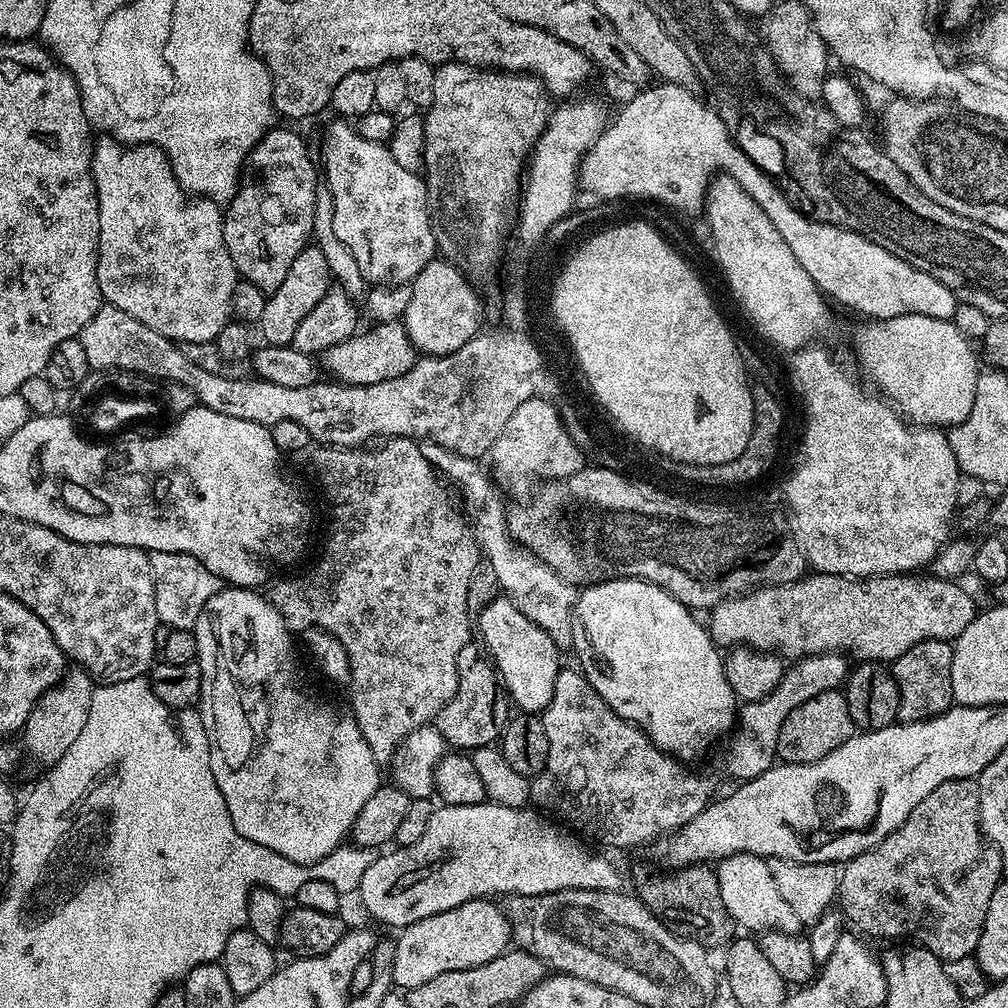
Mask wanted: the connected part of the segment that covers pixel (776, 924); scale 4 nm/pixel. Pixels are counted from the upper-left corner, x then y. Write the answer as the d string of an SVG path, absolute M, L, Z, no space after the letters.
M743 852L719 861L715 865L715 870L718 886L722 890L722 902L726 905L726 910L730 910L733 921L739 927L741 924L742 927L756 932L752 934L801 931L802 925L798 914L794 914L794 910L790 910L789 904L782 899L765 857Z

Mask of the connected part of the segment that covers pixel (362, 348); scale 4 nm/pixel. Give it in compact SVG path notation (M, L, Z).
M392 320L375 323L372 330L359 331L346 342L338 343L327 349L322 358L325 371L328 371L339 383L350 385L374 385L376 382L400 377L412 369L418 359L418 350L409 338L403 321Z

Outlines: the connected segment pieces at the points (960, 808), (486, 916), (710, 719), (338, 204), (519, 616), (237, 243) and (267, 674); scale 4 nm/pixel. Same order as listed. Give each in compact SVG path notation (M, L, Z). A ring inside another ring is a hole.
M975 779L951 780L930 790L910 810L898 830L843 865L838 904L853 929L869 932L864 933L869 937L913 936L917 945L929 948L938 959L947 962L975 953L978 938L982 938L982 922L986 922L990 897L1005 872L1000 851L980 830L979 783Z
M491 899L462 902L454 910L422 918L399 929L396 941L396 971L394 984L397 989L407 990L446 974L446 970L466 970L482 966L494 958L503 956L513 943L512 925L505 911Z
M617 578L614 580L602 580L599 584L589 584L576 597L576 605L572 608L572 643L571 651L576 651L580 659L579 671L598 690L598 694L608 705L624 720L636 724L647 736L652 739L657 748L667 752L669 756L675 756L681 761L687 762L695 756L700 756L720 735L731 733L738 715L738 701L730 690L730 682L726 682L724 673L724 656L715 640L712 639L709 629L704 628L695 620L693 613L682 602L678 602L669 592L663 592L657 584L651 584L645 580L630 580Z
M336 118L336 121L333 122L332 125L329 126L328 130L324 134L324 164L322 160L322 166L326 168L326 172L328 174L328 184L326 184L327 191L332 194L332 205L334 206L334 234L338 234L338 240L340 242L346 242L346 246L350 246L350 250L354 254L354 262L358 262L358 270L362 270L362 274L364 275L365 281L369 285L379 285L379 284L405 284L407 285L409 282L416 279L417 274L424 269L425 266L431 262L438 252L438 245L436 243L436 233L437 229L434 227L432 222L432 209L428 207L428 185L426 183L425 177L423 175L411 172L410 170L406 170L406 166L398 166L398 162L394 158L394 154L390 151L387 146L379 144L378 142L370 142L367 138L362 138L362 134L358 134L356 132L355 127L347 119L344 118Z
M497 598L486 605L478 613L480 632L484 635L483 647L486 649L497 673L502 681L502 688L508 691L508 696L517 704L524 714L543 713L544 707L552 701L554 682L560 673L561 649L555 640L539 628L518 606L507 598Z
M273 126L254 146L248 156L246 175L223 209L226 250L230 250L230 258L236 271L243 279L254 282L254 286L261 288L265 294L270 294L278 290L278 286L282 286L294 258L298 258L298 254L302 254L302 250L309 247L318 191L316 166L318 170L317 161L316 164L312 161L312 152L308 149L307 142L298 133L291 132L288 128Z
M221 587L220 591L206 602L194 627L195 663L199 664L202 674L198 711L210 742L210 770L214 770L214 782L218 782L220 797L226 798L228 820L234 822L234 830L238 830L242 838L250 842L258 842L258 846L266 846L266 850L274 850L282 854L282 858L290 858L290 862L317 864L319 860L341 847L345 843L344 835L347 832L349 835L355 829L356 819L362 806L366 806L366 802L370 802L372 795L382 787L382 780L380 780L382 768L376 763L366 738L362 738L362 730L358 730L354 717L347 711L339 712L334 705L319 700L312 693L311 686L296 673L296 648L292 645L294 633L282 618L280 611L274 607L271 599L267 595L259 596L260 594L259 591L251 588Z

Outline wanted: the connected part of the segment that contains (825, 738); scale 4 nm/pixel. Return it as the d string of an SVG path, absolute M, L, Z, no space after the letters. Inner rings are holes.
M831 688L822 694L814 694L798 710L794 710L782 722L782 730L778 734L776 755L785 764L801 764L814 762L830 750L842 746L854 734L854 725L850 718L850 706L846 702L843 691Z

